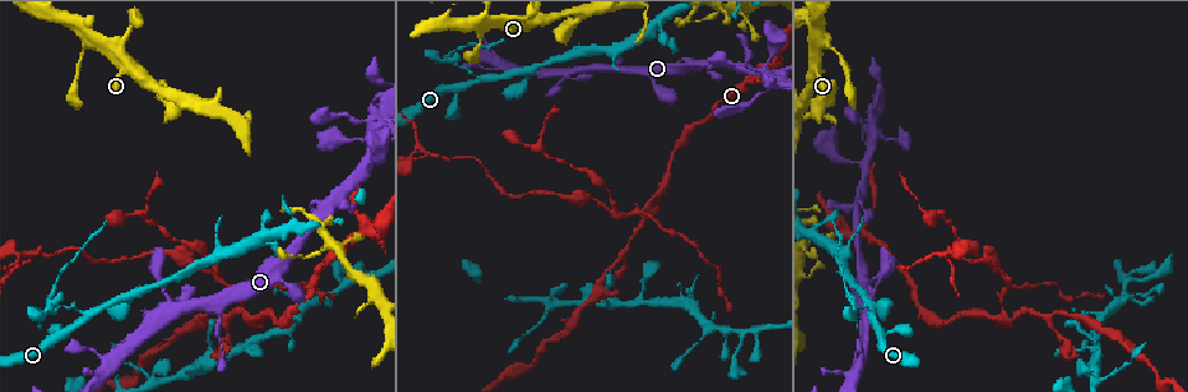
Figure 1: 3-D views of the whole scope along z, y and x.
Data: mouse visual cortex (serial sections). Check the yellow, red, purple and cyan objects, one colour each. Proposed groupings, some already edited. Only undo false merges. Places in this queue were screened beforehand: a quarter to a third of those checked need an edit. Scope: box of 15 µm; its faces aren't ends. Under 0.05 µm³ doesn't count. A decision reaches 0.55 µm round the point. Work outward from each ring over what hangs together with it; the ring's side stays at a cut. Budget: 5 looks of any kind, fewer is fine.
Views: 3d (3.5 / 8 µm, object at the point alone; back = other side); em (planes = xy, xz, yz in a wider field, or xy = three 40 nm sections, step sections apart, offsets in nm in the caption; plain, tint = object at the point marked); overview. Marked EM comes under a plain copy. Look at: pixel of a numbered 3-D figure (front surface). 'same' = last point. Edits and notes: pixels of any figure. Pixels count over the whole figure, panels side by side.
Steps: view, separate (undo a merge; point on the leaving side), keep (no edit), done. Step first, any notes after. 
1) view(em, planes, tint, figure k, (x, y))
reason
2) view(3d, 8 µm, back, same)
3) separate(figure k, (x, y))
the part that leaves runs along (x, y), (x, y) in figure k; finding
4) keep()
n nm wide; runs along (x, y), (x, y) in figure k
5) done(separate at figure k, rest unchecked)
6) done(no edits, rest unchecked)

view(3d, 3.5 µm, figure 1, (870, 317))
branch point

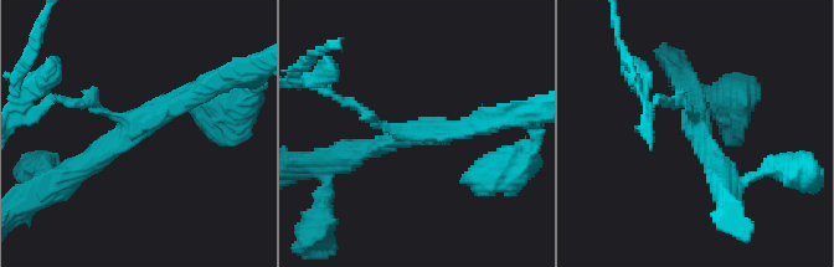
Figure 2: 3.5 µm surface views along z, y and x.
view(em, xy, step 3, tint, figure 2, (407, 133))
3 arms; arms of 150, 250, 250 nm

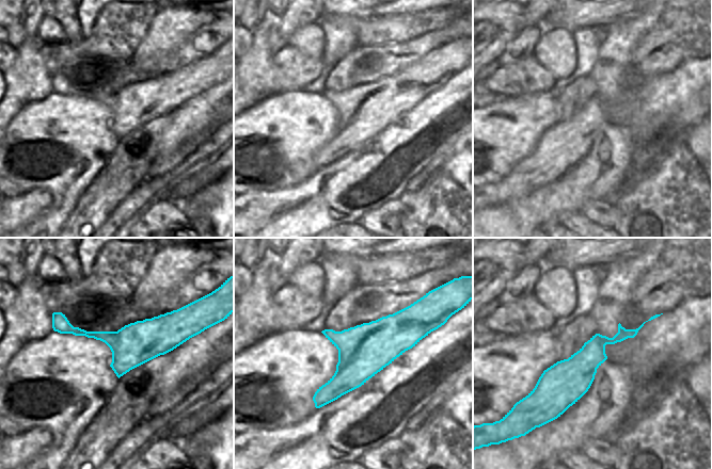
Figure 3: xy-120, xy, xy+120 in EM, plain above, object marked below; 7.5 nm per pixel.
view(em, xy, step 5, tint, same)
cut it another way

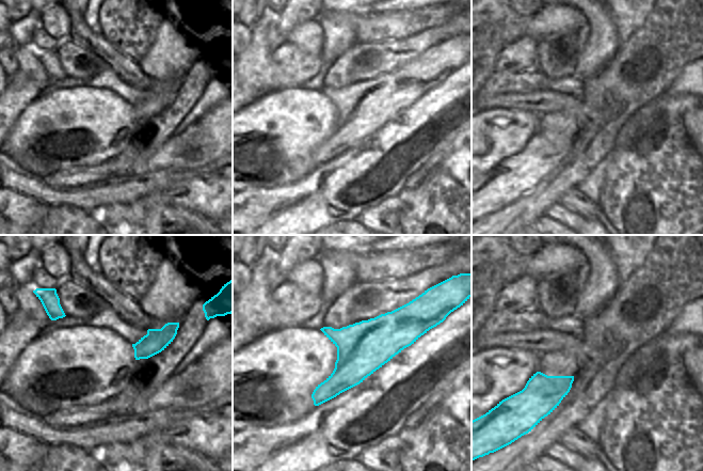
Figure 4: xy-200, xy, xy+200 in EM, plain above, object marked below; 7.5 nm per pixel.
separate(figure 2, (67, 102))
two cells meet here

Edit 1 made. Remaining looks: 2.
view(3d, 3.5 µm, figure 1, (262, 236))
branch point

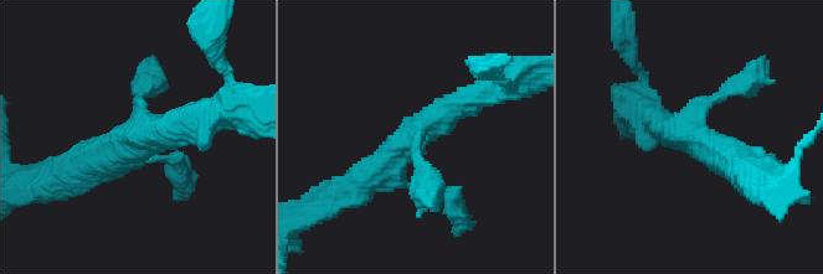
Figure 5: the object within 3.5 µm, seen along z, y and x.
view(em, xy, step 2, tint, figure 5, (132, 137))
3 arms; arms of 150, 350, 450 nm; now the EM

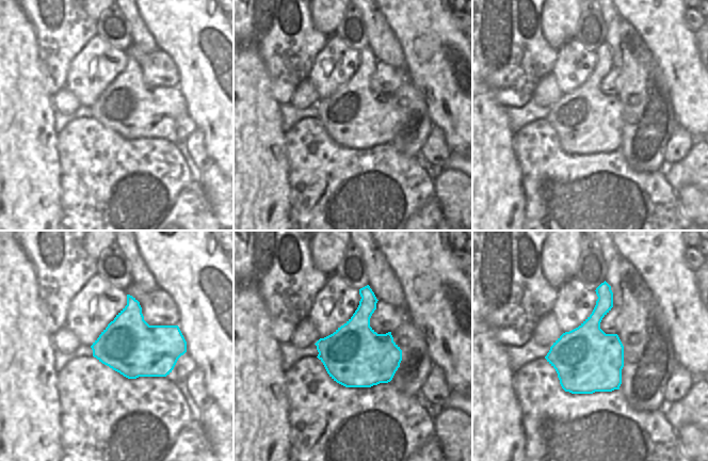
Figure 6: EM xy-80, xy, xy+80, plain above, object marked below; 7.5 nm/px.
keep()
runs along (350, 187), (449, 108), (477, 96) in figure 5; continuous, no second cell

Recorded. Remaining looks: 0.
done(separate at figure 2, rest unchecked)

